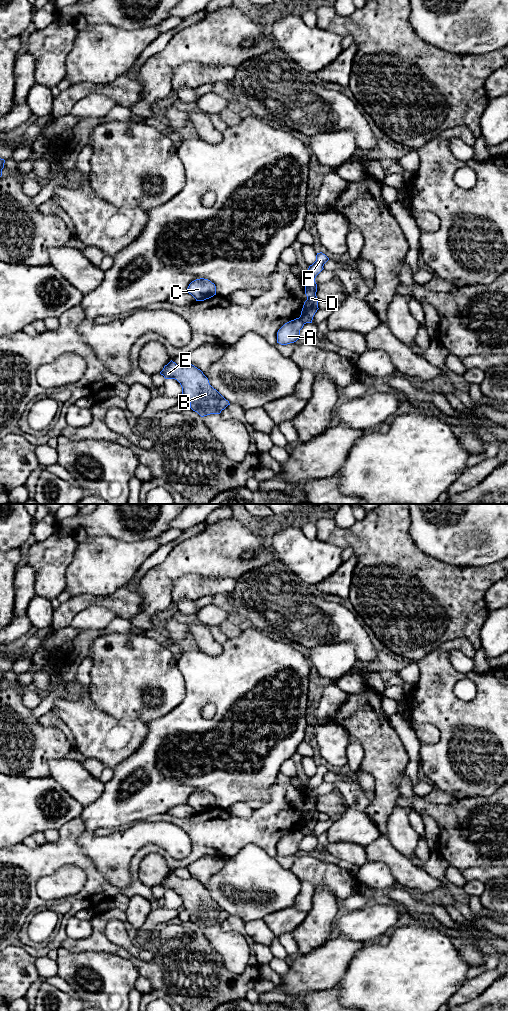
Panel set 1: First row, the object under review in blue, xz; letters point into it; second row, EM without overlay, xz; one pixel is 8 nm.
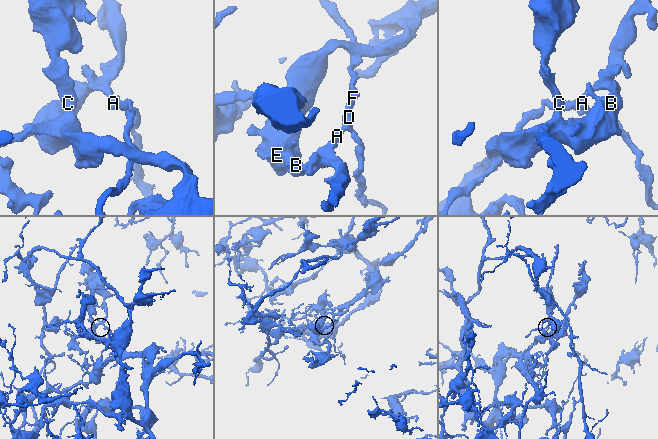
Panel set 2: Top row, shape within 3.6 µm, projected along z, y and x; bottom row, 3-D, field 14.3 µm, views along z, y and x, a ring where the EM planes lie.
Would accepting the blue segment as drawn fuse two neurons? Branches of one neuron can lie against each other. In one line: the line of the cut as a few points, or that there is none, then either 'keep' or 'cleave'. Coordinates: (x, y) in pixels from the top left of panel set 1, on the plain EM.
cut in xz along (299, 829), (305, 835); cleave

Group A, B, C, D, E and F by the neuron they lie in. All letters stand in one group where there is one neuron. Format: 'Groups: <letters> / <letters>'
Groups: A B C E / D F

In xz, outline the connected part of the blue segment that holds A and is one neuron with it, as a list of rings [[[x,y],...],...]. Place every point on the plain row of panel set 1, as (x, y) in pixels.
[[[300,830],[285,835],[277,844],[277,855],[287,857],[296,854],[300,850],[300,842],[304,836]]]

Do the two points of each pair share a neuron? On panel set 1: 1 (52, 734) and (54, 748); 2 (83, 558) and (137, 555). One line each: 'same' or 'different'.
1: same
2: same

